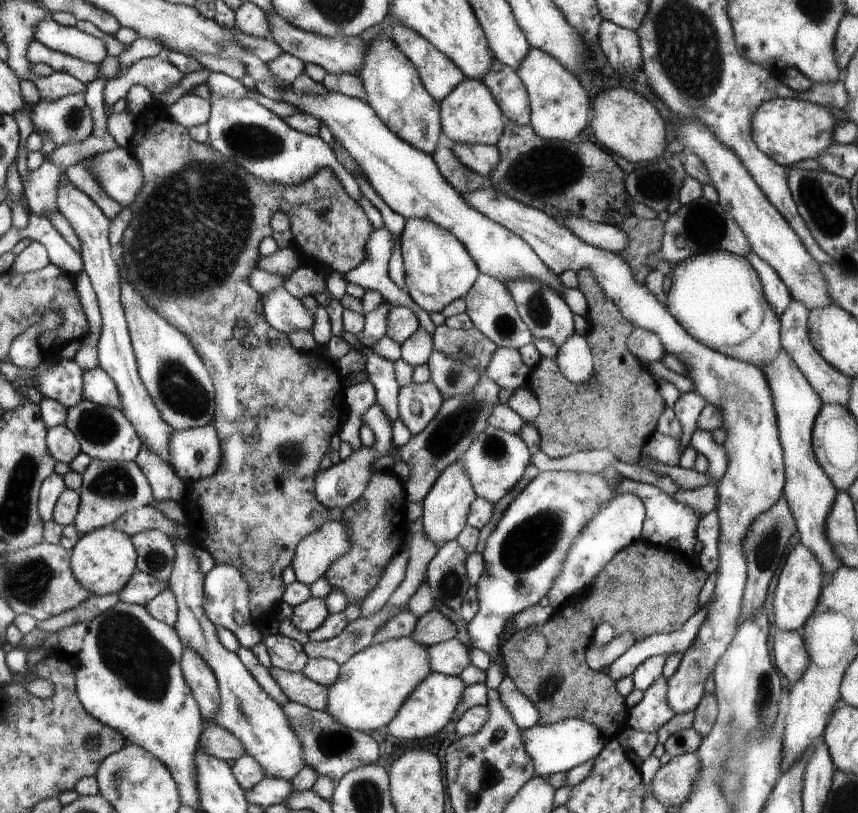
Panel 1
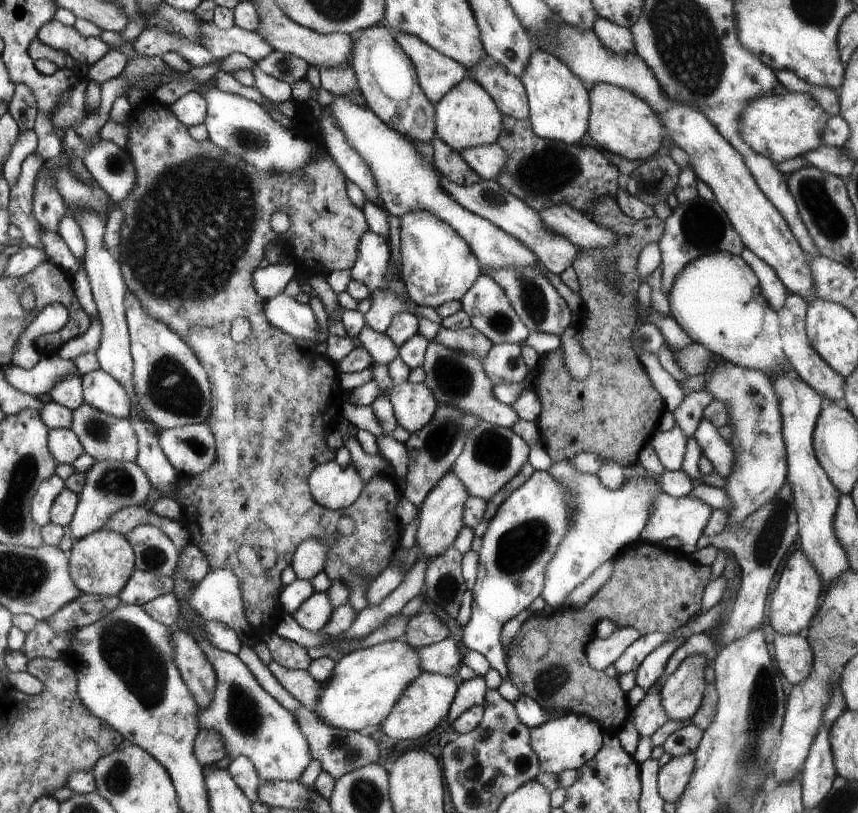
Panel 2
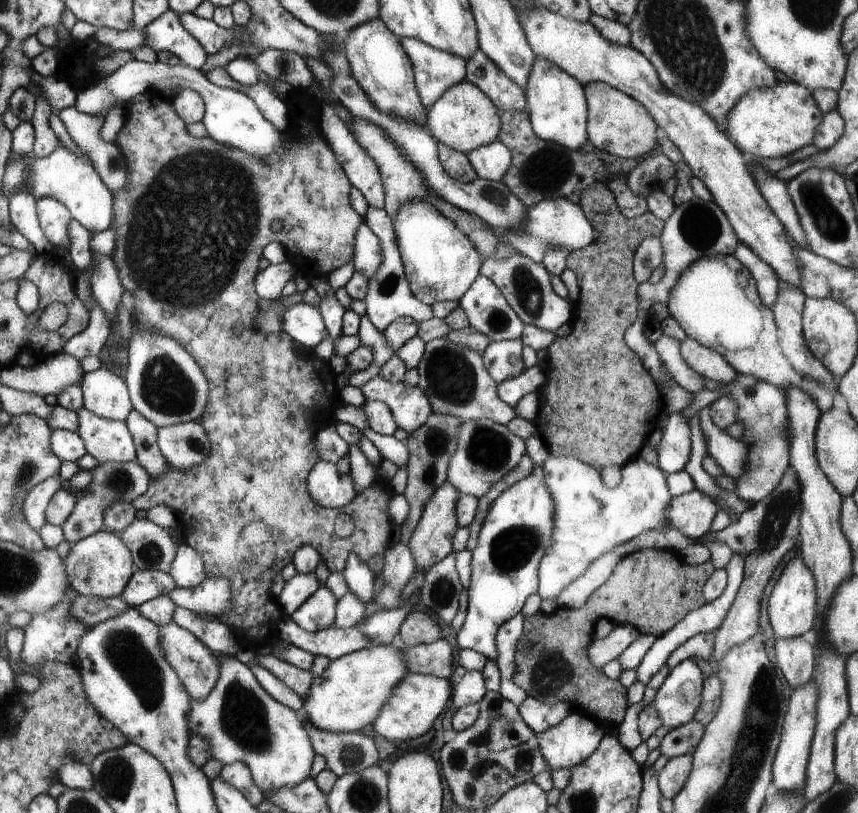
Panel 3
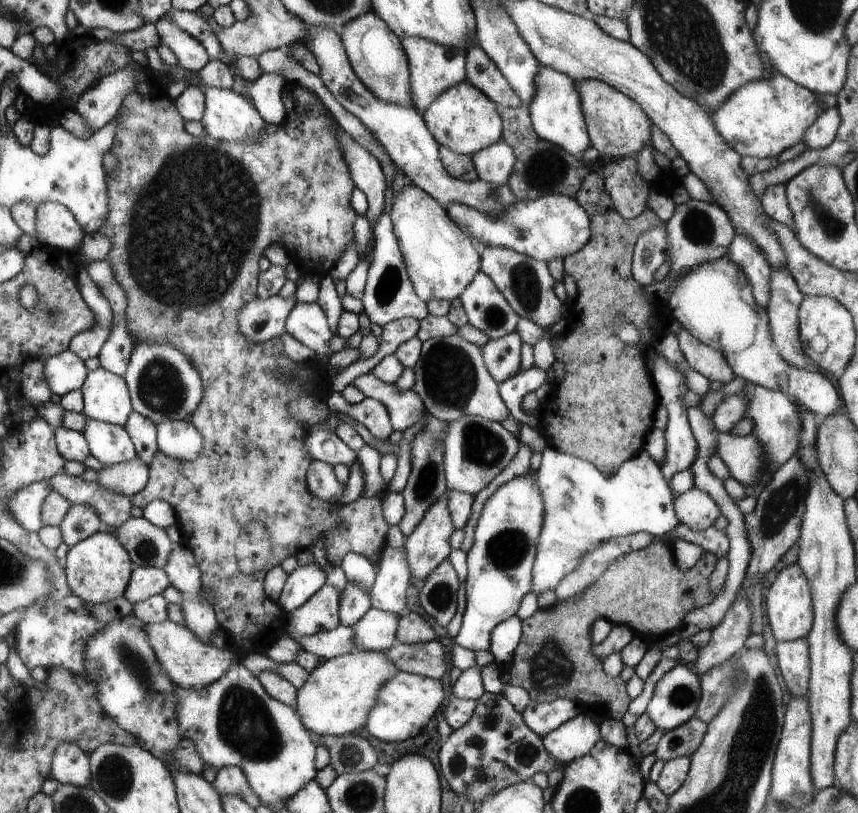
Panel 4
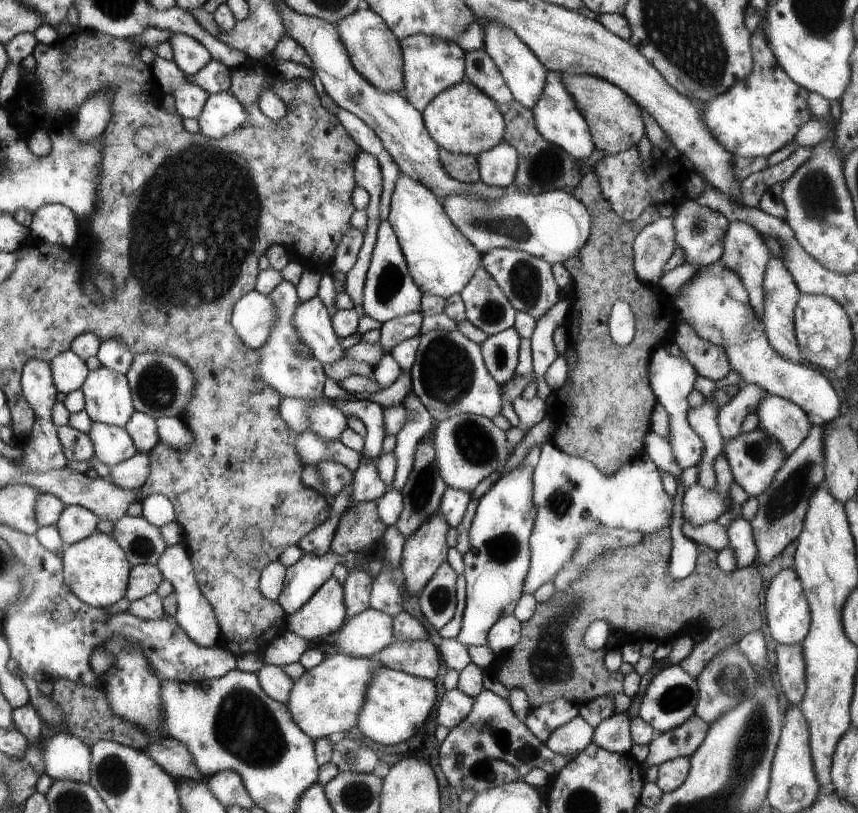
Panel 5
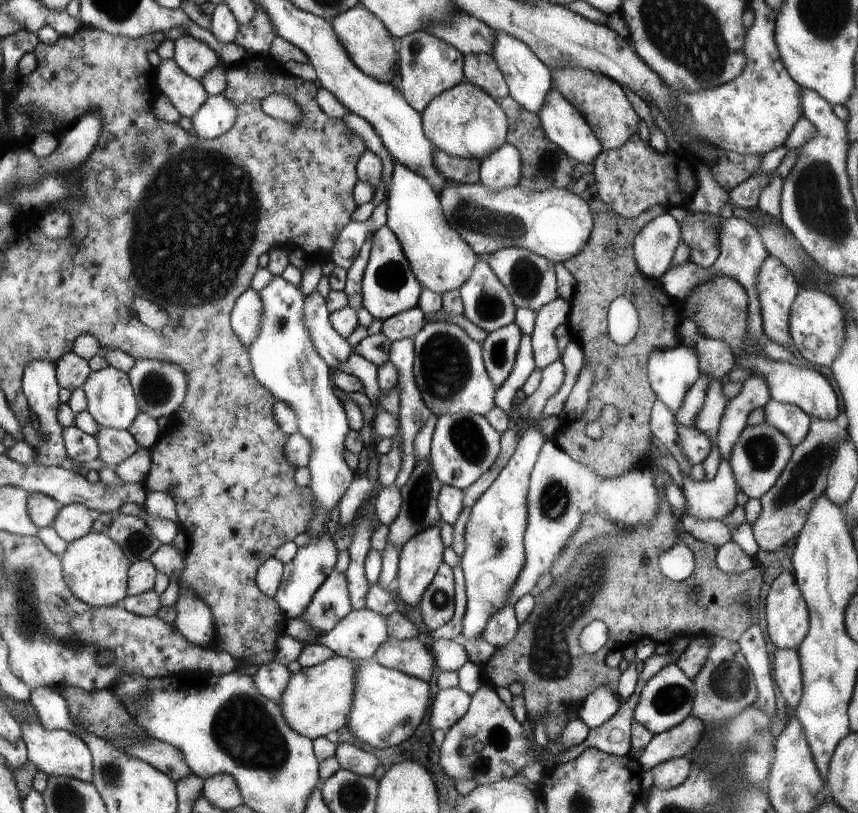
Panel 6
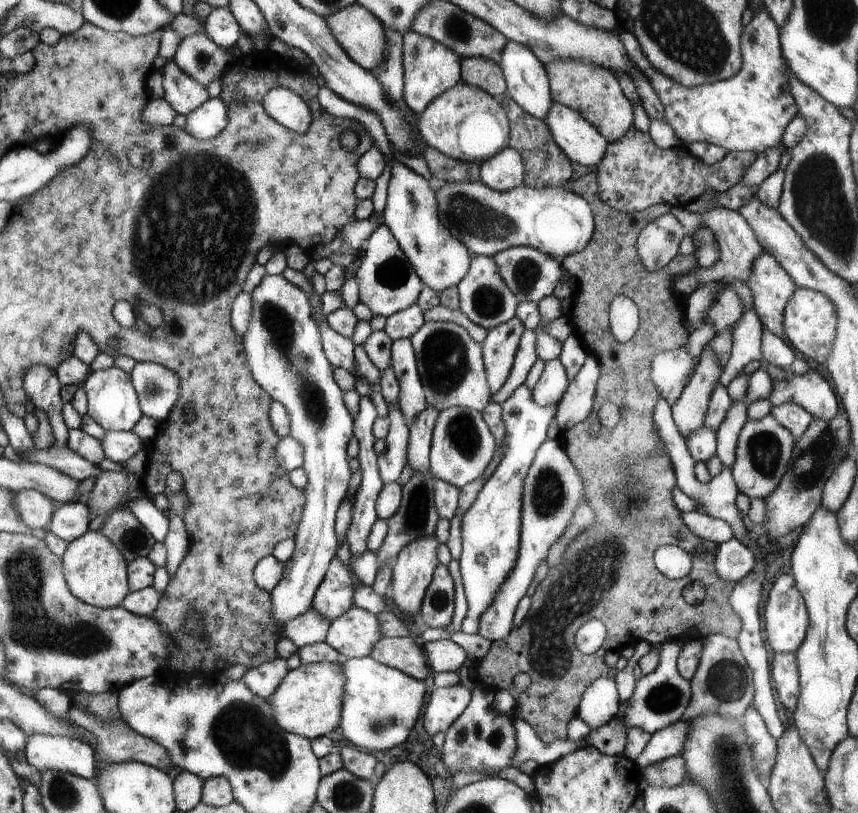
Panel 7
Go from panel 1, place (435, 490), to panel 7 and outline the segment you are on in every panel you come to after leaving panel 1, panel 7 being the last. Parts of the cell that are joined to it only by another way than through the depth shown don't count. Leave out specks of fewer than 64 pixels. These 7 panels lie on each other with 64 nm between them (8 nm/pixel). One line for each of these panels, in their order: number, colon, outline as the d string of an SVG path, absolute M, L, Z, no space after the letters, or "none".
2: M447 472L445 476L439 478L439 482L433 486L433 490L425 496L425 500L419 504L419 528L415 534L415 548L417 548L417 556L425 556L427 560L441 556L443 552L447 552L447 548L455 542L459 530L465 526L463 524L463 504L471 494L467 492L467 488L455 478L455 472Z
3: M445 480L441 484L441 488L437 488L425 502L421 518L411 534L411 540L407 542L407 546L415 558L415 566L417 566L415 572L427 572L433 564L439 564L449 552L453 552L453 536L459 530L457 516L455 516L455 504L457 504L459 496L461 496L461 492L449 480Z
4: M445 490L429 508L427 512L423 514L423 518L419 520L419 524L415 526L415 530L407 536L403 548L405 548L405 556L407 556L407 564L409 564L409 570L411 570L411 584L417 584L421 586L423 580L445 560L449 558L451 554L451 534L455 532L455 526L451 522L451 516L449 516L449 508L447 508L447 500L449 500L449 492Z
5: M435 510L409 538L405 538L403 544L403 554L401 554L401 570L403 570L403 582L401 586L409 592L409 596L419 596L419 592L425 588L425 584L433 578L435 570L447 560L447 530L451 526L447 526L445 518L441 516L439 510Z
6: M439 524L417 532L401 546L395 594L399 594L405 604L417 606L421 602L439 564L443 564L443 550Z
7: M435 534L425 536L425 538L417 538L413 542L409 542L407 546L403 546L403 550L395 556L395 564L393 564L393 578L391 578L391 594L393 602L397 604L397 608L403 614L411 614L415 616L421 610L425 592L433 580L433 572L439 566L439 558L437 558L437 546L441 542L437 540Z

